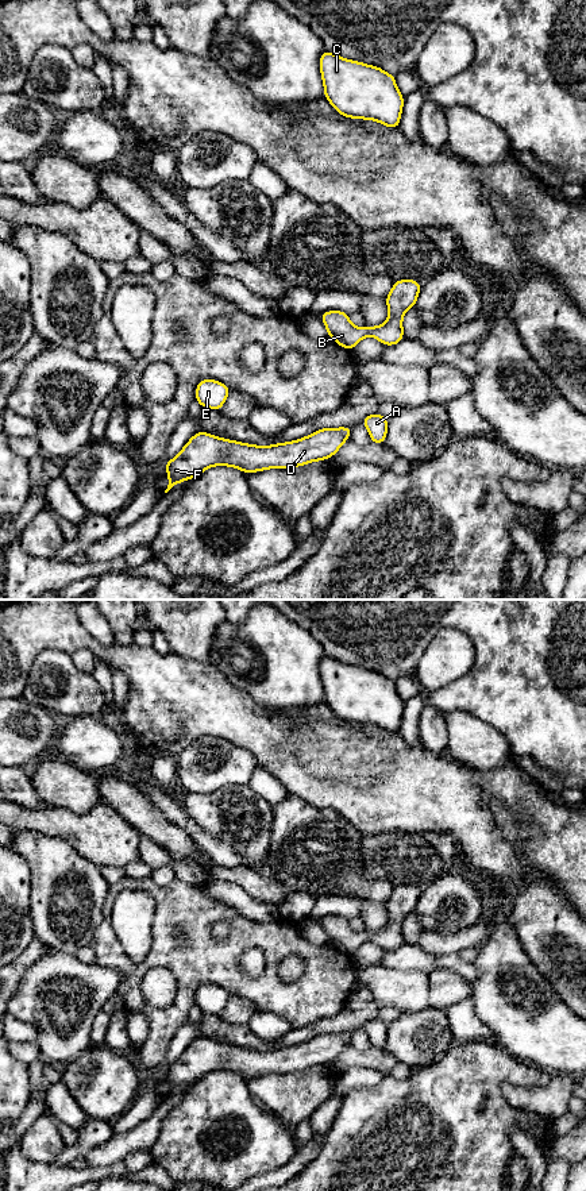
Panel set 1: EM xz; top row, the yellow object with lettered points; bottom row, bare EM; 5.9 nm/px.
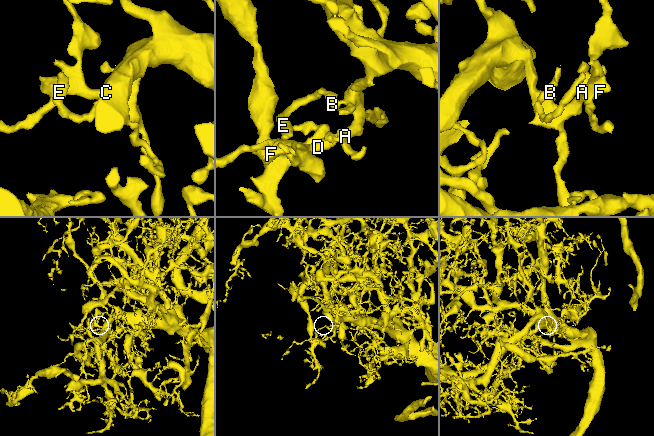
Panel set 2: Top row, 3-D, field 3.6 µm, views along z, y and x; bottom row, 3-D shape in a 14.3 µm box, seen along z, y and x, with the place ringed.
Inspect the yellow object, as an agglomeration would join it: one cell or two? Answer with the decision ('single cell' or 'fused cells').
single cell

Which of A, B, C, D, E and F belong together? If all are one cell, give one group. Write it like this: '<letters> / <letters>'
A B C D E F

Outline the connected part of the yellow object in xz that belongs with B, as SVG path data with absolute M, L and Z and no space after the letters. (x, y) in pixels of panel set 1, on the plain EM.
M415 884L394 886L389 901L385 903L389 924L379 932L354 932L348 918L342 916L327 916L320 920L329 944L334 944L346 955L352 955L365 941L373 941L385 951L394 951L404 944L402 922L405 917L415 913L421 889Z

